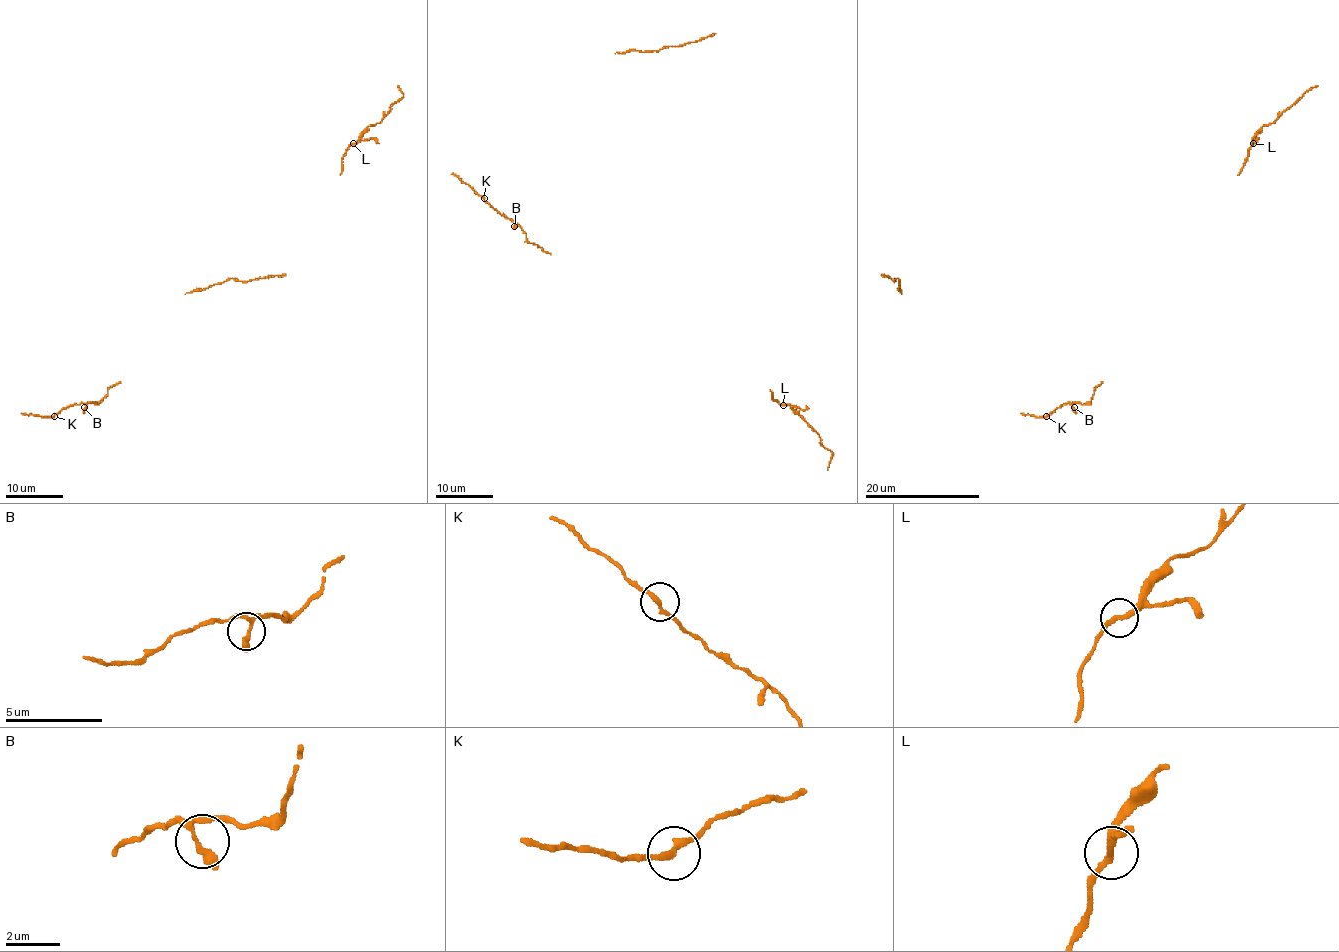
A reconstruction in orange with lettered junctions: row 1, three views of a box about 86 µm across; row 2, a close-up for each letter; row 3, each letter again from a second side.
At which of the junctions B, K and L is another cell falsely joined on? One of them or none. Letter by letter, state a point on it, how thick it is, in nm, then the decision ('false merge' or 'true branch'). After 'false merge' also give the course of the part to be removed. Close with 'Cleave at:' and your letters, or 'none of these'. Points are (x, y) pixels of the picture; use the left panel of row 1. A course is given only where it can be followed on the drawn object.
B: (84, 407) | 260 nm | true branch
K: (54, 416) | 240 nm | true branch
L: (353, 143) | 240 nm | true branch
Cleave at: none of these

